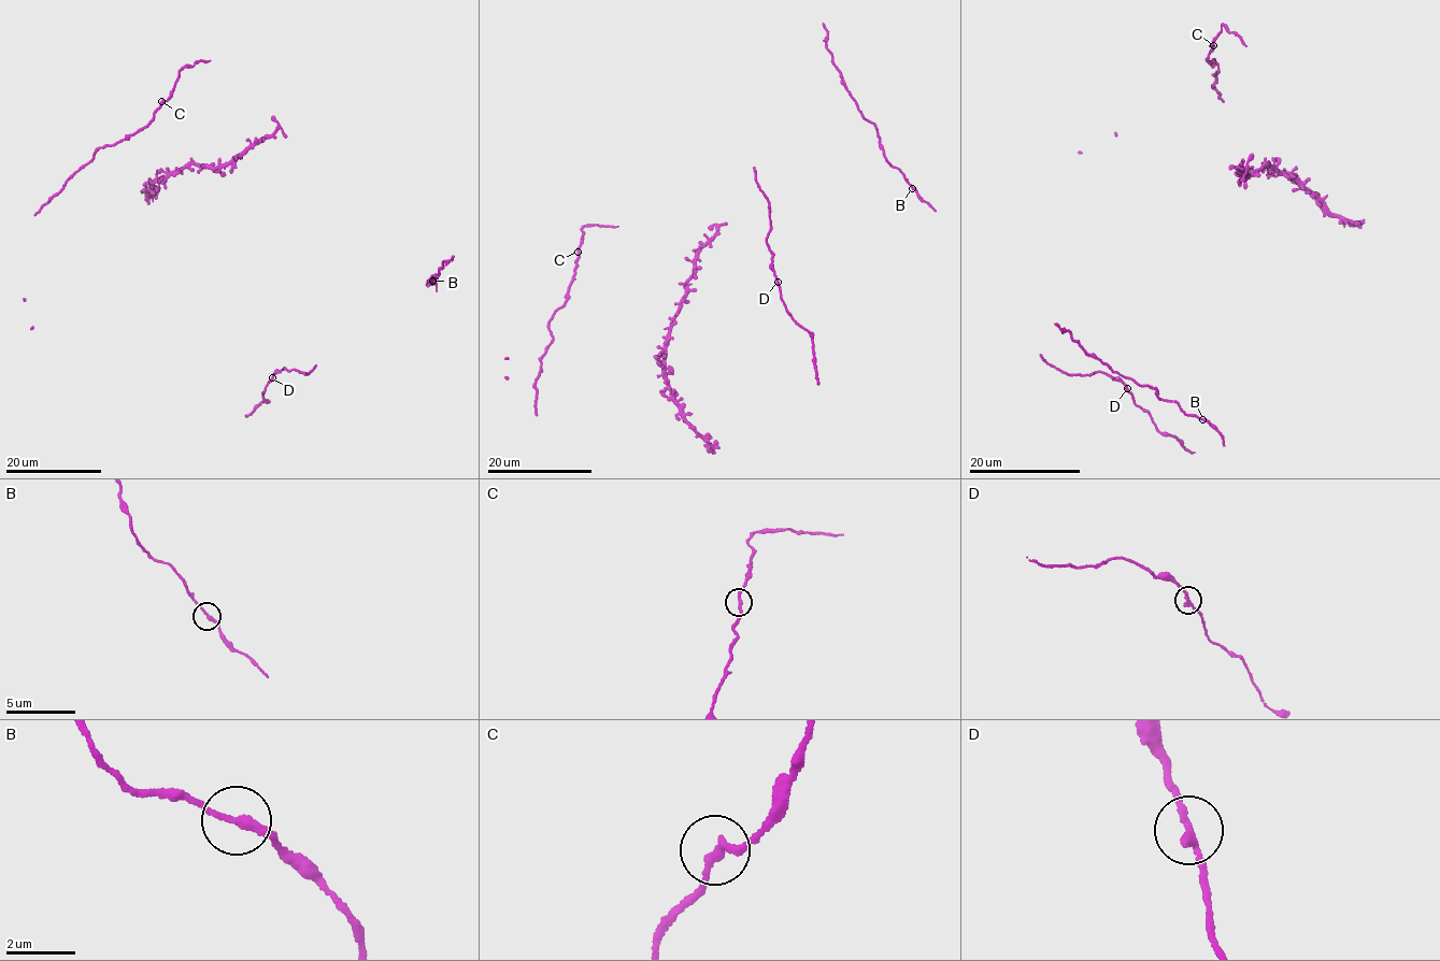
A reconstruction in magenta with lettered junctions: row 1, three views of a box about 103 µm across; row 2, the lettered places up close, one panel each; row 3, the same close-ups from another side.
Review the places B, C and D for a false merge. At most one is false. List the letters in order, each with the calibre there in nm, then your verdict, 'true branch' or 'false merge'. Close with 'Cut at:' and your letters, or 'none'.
B: 220 nm thick; true branch
C: 240 nm thick; true branch
D: 220 nm thick; true branch
Cut at: none

